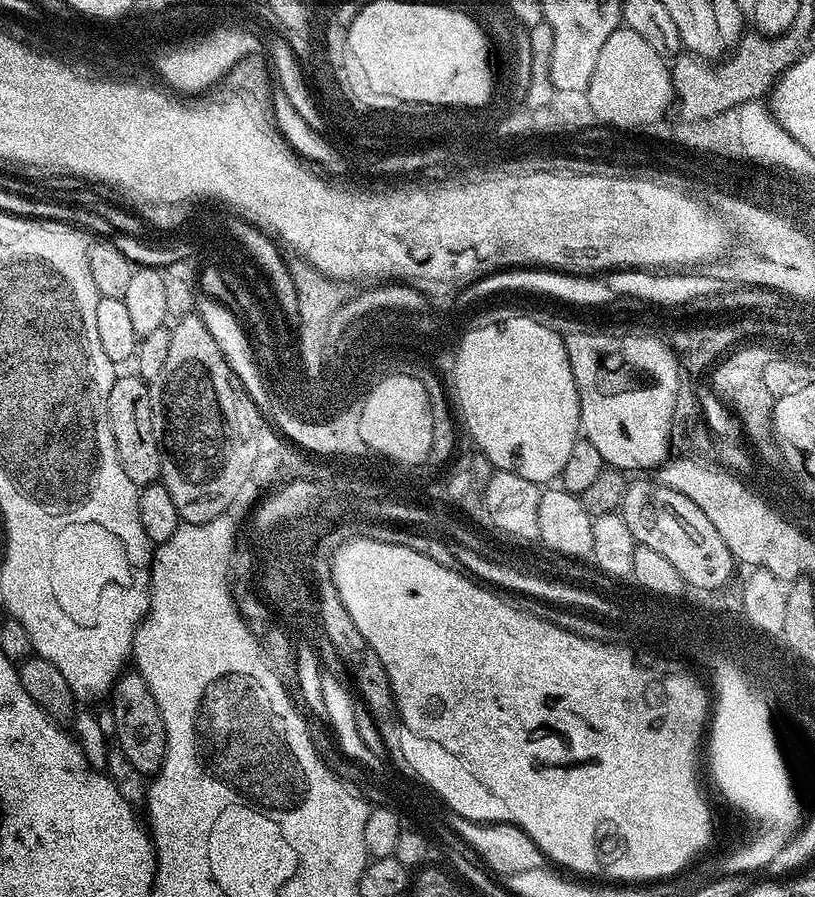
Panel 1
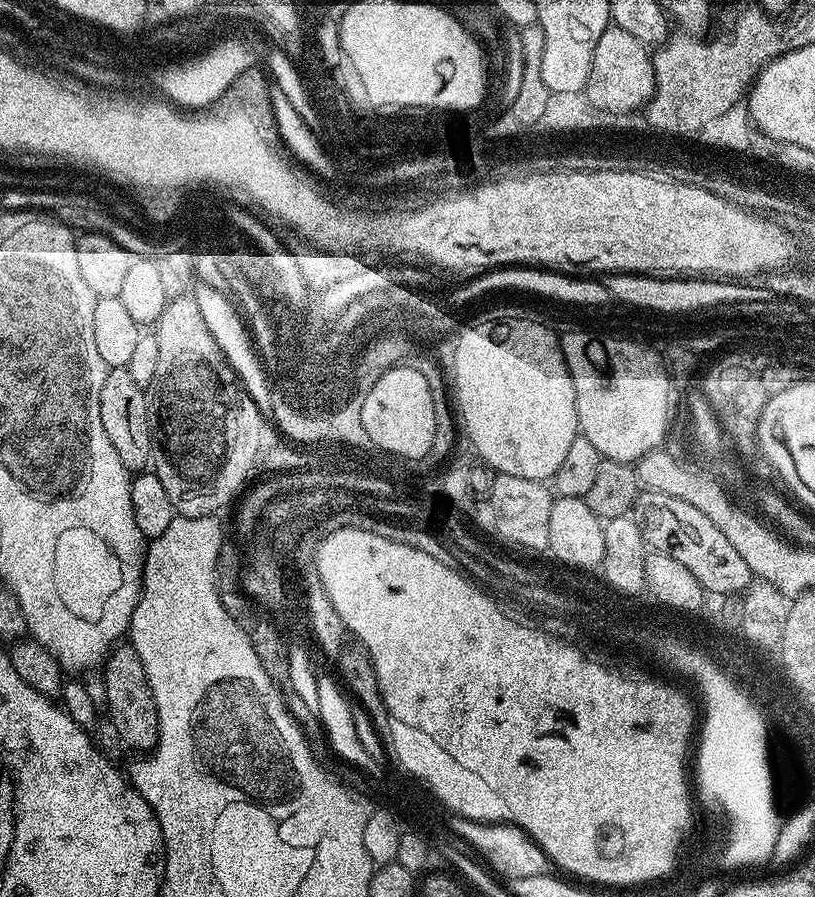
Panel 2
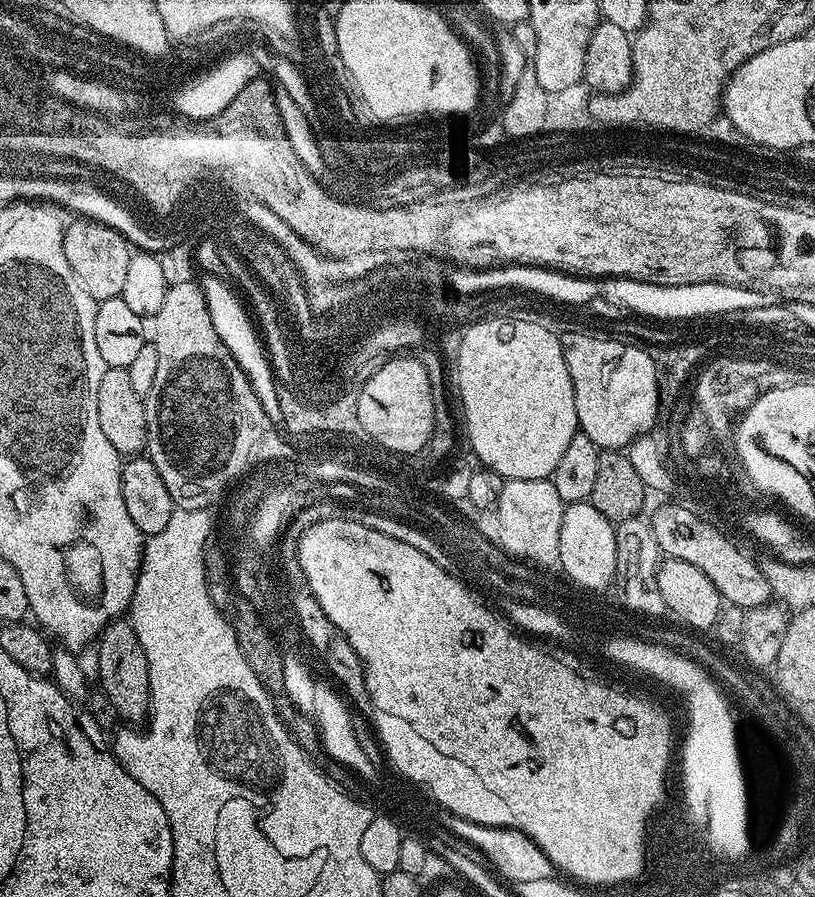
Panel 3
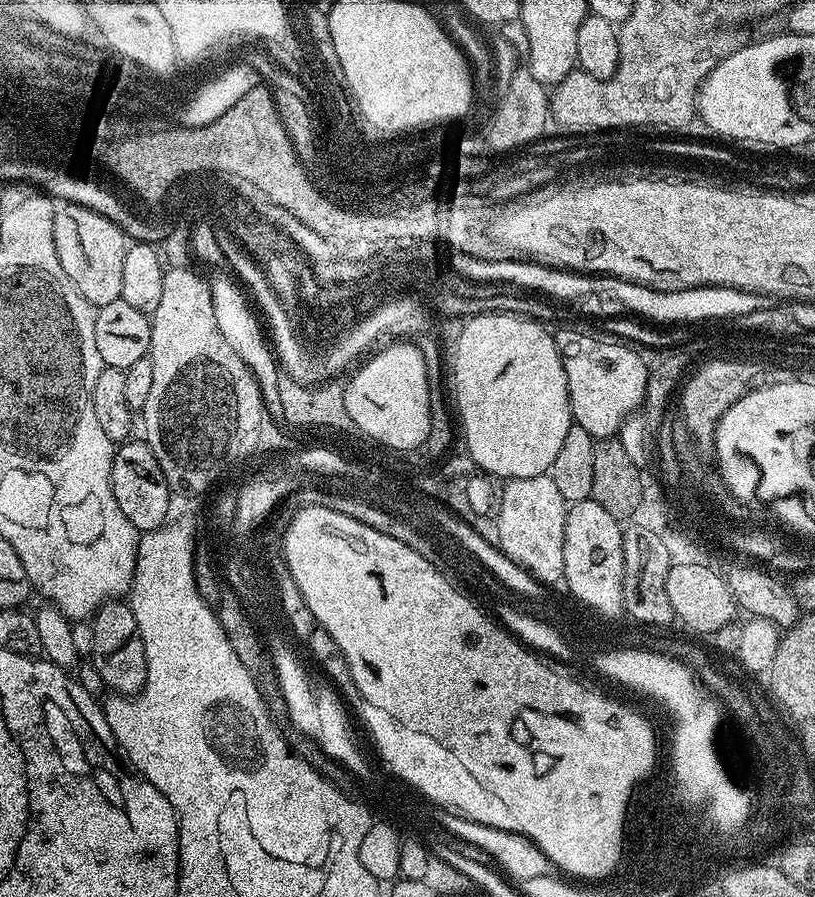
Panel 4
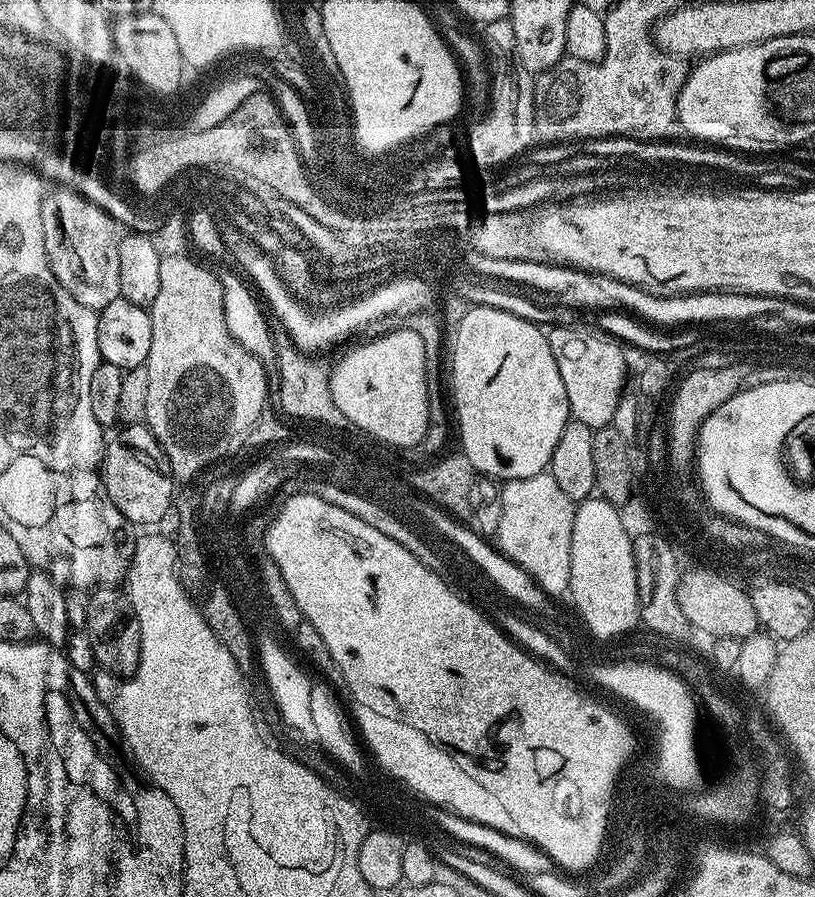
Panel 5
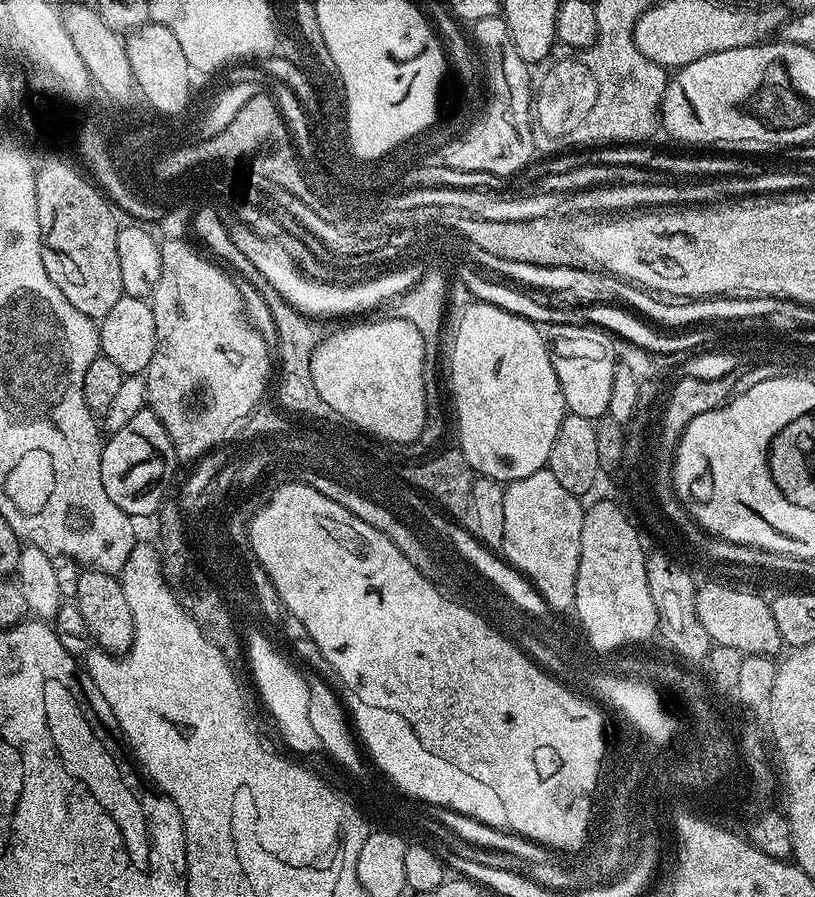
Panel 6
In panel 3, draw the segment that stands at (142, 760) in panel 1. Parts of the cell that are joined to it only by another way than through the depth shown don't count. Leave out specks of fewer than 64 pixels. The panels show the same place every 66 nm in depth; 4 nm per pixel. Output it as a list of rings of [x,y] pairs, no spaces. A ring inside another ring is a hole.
[[[131,619],[111,620],[95,641],[98,652],[99,675],[98,687],[114,704],[119,719],[132,726],[140,726],[150,715],[152,695],[150,694],[150,666],[146,662],[146,650],[138,642]]]

